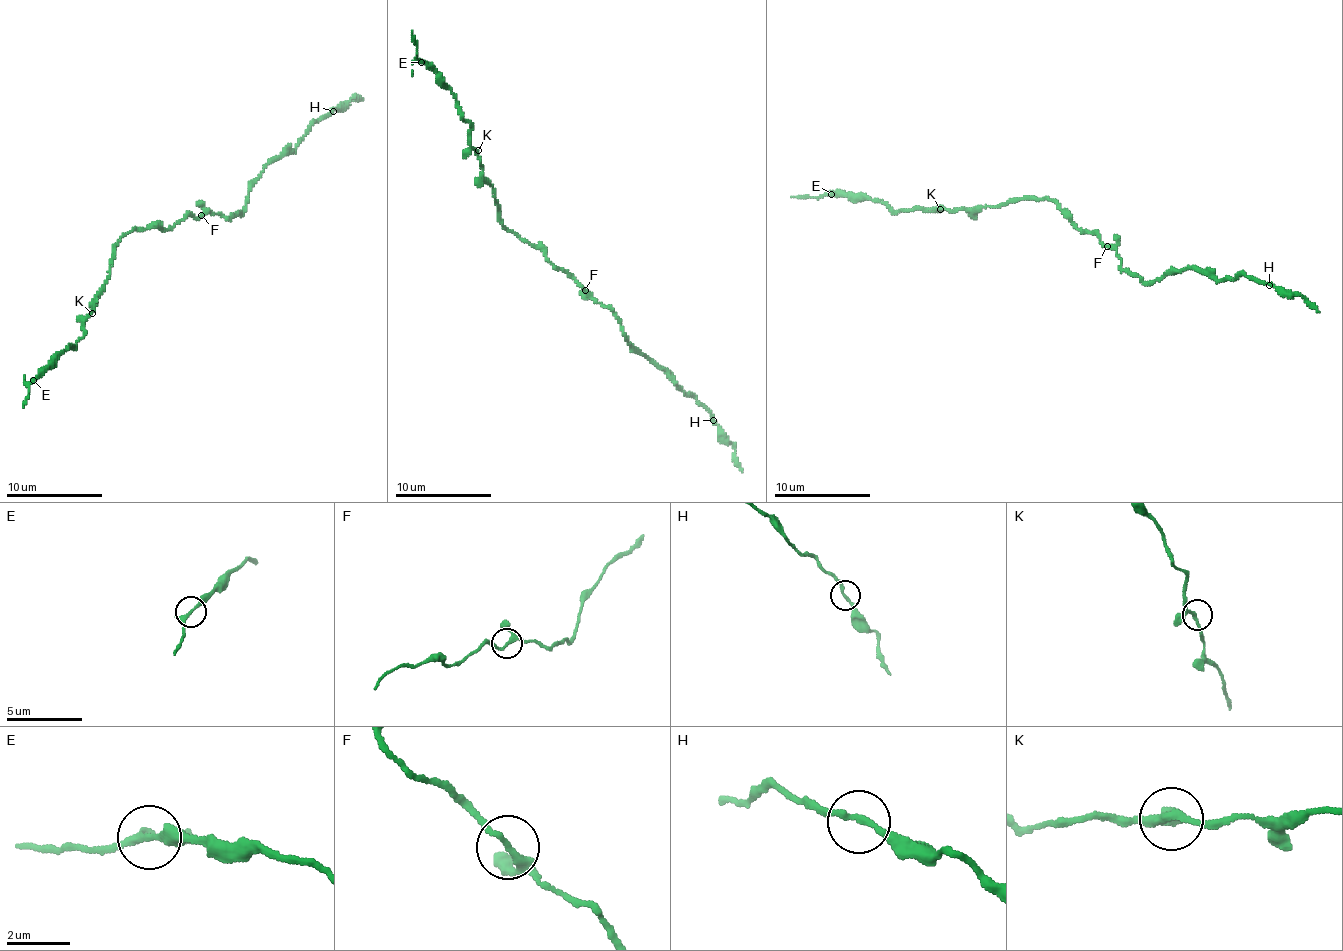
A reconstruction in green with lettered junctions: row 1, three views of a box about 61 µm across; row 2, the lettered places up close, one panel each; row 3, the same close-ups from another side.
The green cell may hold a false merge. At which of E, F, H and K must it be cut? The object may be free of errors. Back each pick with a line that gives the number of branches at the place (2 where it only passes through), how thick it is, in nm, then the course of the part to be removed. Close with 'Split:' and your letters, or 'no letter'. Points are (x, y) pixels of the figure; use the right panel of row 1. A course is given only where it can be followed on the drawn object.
Split: no letter

